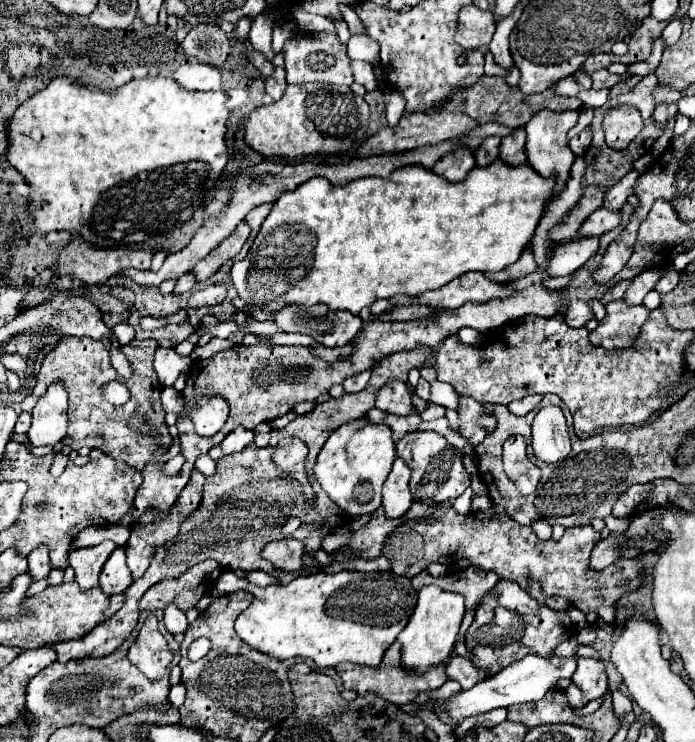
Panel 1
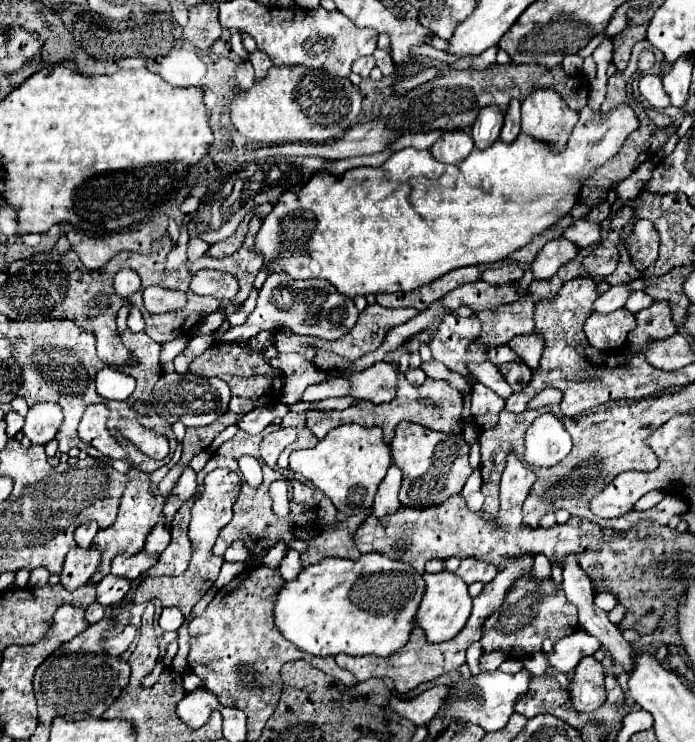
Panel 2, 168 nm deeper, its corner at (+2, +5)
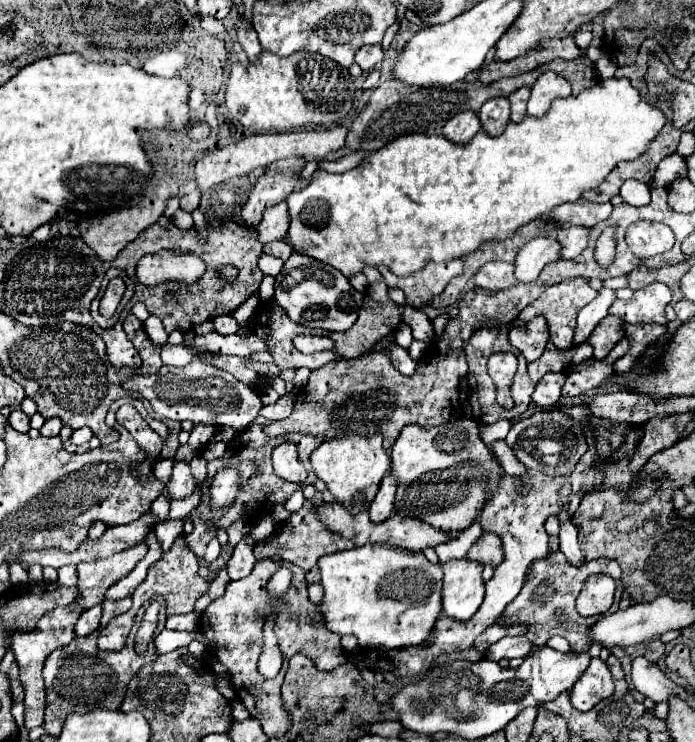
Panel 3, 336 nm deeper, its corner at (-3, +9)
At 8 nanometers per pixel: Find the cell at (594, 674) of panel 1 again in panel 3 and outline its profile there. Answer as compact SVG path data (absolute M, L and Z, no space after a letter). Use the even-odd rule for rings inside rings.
M592 658L586 672L572 686L572 704L574 708L586 712L592 710L598 702L614 694L614 680L608 666L600 658Z

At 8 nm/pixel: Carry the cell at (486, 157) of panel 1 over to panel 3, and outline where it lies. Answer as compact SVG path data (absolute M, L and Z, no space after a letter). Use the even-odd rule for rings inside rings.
M492 98L492 102L484 102L478 112L482 130L488 136L500 136L510 122L510 102L508 98Z

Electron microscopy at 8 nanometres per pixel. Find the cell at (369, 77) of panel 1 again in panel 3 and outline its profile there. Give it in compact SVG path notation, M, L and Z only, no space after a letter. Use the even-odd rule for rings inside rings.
M362 46L362 48L356 52L356 64L358 64L364 72L372 70L378 62L382 62L382 58L384 58L384 52L382 52L380 46Z

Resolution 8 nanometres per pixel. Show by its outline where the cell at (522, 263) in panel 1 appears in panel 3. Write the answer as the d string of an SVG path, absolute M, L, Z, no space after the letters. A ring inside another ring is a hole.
M488 262L480 268L480 272L474 278L476 286L488 288L488 290L506 290L516 284L514 276L514 264L508 262Z

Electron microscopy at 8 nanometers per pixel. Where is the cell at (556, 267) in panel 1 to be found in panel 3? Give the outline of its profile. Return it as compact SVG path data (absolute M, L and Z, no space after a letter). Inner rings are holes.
M534 238L524 244L516 256L516 278L520 282L532 282L540 276L546 264L560 260L560 242L556 238Z

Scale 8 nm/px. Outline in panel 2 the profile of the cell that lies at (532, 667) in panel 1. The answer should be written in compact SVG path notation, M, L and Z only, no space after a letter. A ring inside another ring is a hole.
M577 630L565 638L561 638L555 644L553 654L545 654L549 660L549 670L545 672L545 676L555 676L555 672L571 672L575 670L575 666L579 664L581 658L585 656L593 656L597 650L601 648L601 642L597 638L593 638L591 634L587 634L585 630Z

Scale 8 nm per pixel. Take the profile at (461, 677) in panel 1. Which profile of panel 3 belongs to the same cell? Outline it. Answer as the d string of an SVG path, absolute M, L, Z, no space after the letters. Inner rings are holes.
M506 636L502 640L498 640L496 644L492 644L486 650L486 658L488 660L502 660L502 658L526 658L528 652L532 650L532 642L526 636Z

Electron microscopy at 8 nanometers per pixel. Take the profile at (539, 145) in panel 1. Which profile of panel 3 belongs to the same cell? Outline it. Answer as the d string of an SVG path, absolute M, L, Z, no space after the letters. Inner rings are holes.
M556 72L540 74L540 78L532 86L532 94L528 100L528 116L542 118L556 98L568 98L570 94L572 92L568 80L560 78Z

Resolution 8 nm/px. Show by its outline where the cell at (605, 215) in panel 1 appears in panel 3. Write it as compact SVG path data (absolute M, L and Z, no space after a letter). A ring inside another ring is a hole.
M568 226L556 232L558 242L562 244L562 258L576 258L588 244L590 228L586 226Z

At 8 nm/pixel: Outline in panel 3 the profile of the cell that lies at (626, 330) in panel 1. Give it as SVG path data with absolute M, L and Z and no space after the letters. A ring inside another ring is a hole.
M610 314L604 320L600 320L596 330L588 338L588 342L594 348L594 358L604 360L622 336L624 336L624 328L622 328L622 320L618 316Z

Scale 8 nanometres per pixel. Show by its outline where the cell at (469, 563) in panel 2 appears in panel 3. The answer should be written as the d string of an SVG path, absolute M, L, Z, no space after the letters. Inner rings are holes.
M482 534L480 540L468 550L466 558L482 564L482 566L492 566L496 568L502 562L502 546L500 538L496 534Z

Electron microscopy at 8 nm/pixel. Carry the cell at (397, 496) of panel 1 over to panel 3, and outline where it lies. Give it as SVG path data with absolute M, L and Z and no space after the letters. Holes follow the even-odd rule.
M386 474L386 478L382 480L380 490L378 490L378 494L376 494L376 498L374 498L374 502L370 504L370 510L368 510L372 522L382 522L394 512L396 488L398 488L396 478L392 474Z

